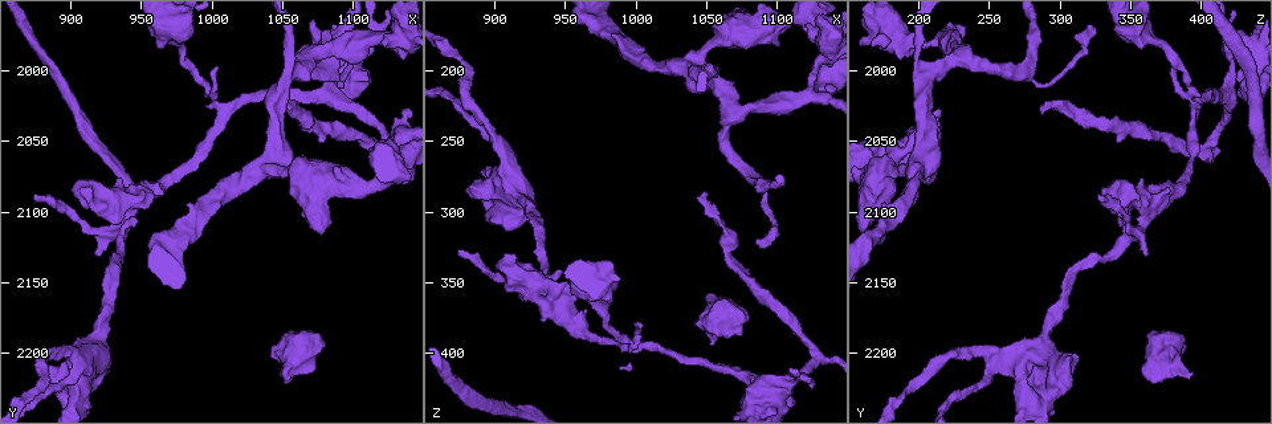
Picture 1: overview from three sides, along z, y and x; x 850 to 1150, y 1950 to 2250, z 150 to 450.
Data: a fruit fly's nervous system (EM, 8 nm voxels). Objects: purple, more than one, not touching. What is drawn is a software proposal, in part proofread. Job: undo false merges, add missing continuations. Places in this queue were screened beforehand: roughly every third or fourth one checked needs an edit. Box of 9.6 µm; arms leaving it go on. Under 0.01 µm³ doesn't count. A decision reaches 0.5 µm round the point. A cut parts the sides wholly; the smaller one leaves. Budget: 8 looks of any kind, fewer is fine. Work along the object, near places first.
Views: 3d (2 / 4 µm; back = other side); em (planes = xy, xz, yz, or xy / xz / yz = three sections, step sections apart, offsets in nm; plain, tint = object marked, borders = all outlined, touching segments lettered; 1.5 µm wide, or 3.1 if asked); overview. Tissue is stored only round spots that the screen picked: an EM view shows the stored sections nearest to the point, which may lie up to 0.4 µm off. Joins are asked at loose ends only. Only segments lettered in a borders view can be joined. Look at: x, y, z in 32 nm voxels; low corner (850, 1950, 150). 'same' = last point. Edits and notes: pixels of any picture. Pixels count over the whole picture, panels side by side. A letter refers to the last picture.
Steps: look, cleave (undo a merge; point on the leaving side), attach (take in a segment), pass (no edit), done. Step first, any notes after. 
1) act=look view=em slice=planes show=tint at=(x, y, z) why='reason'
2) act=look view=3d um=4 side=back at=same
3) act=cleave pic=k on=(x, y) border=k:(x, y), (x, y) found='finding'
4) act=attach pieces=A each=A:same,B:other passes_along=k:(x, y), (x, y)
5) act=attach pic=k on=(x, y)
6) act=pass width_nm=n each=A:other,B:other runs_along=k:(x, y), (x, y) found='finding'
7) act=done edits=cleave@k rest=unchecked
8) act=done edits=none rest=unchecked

act=look view=em slice=planes show=borders at=(1134, 2062, 182) why='abrupt turn'

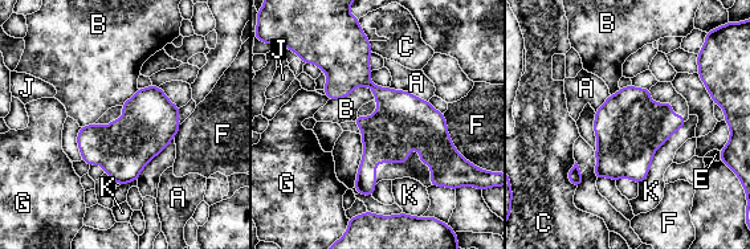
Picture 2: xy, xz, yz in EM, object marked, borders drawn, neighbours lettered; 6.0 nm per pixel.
act=pass each=A:other,B:other,C:other,E:other,F:other,G:other,J:other,K:other border=2:(687, 121), (638, 183) found='continuous, no second neuron'

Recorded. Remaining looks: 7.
act=look view=em slice=xy step=4 show=tint at=(1122, 1978, 216) why='sudden change in width'

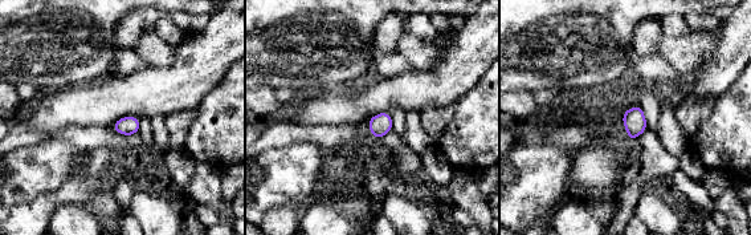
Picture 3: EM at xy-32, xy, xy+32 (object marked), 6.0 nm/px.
act=look view=em slice=planes show=borders at=same

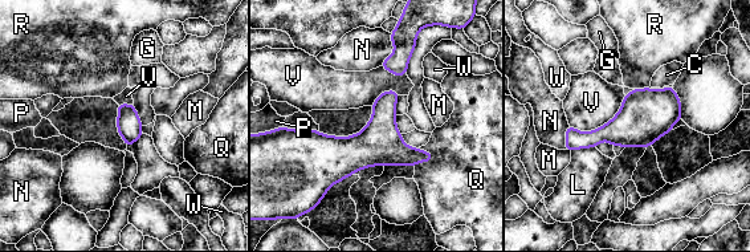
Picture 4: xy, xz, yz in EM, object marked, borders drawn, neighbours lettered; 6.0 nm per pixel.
act=pass each=C:other,G:other,L:other,M:other,N:other,P:other,Q:other,R:other,V:other,W:other runs_along=4:(297, 135), (316, 151), (428, 157) found='one neuron here'

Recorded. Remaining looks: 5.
act=look view=em slice=planes show=borders at=(1052, 2216, 396) why='free end'

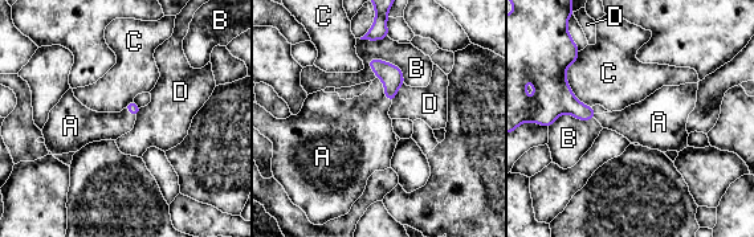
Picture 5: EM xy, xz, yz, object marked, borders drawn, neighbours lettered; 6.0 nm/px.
act=attach pieces=A each=A:same,B:other,C:other,D:other passes_along=5:(391, 76), (384, 90), (362, 125) found='it goes on there'

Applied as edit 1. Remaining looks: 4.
act=done edits=attach@5 rest=unchecked

